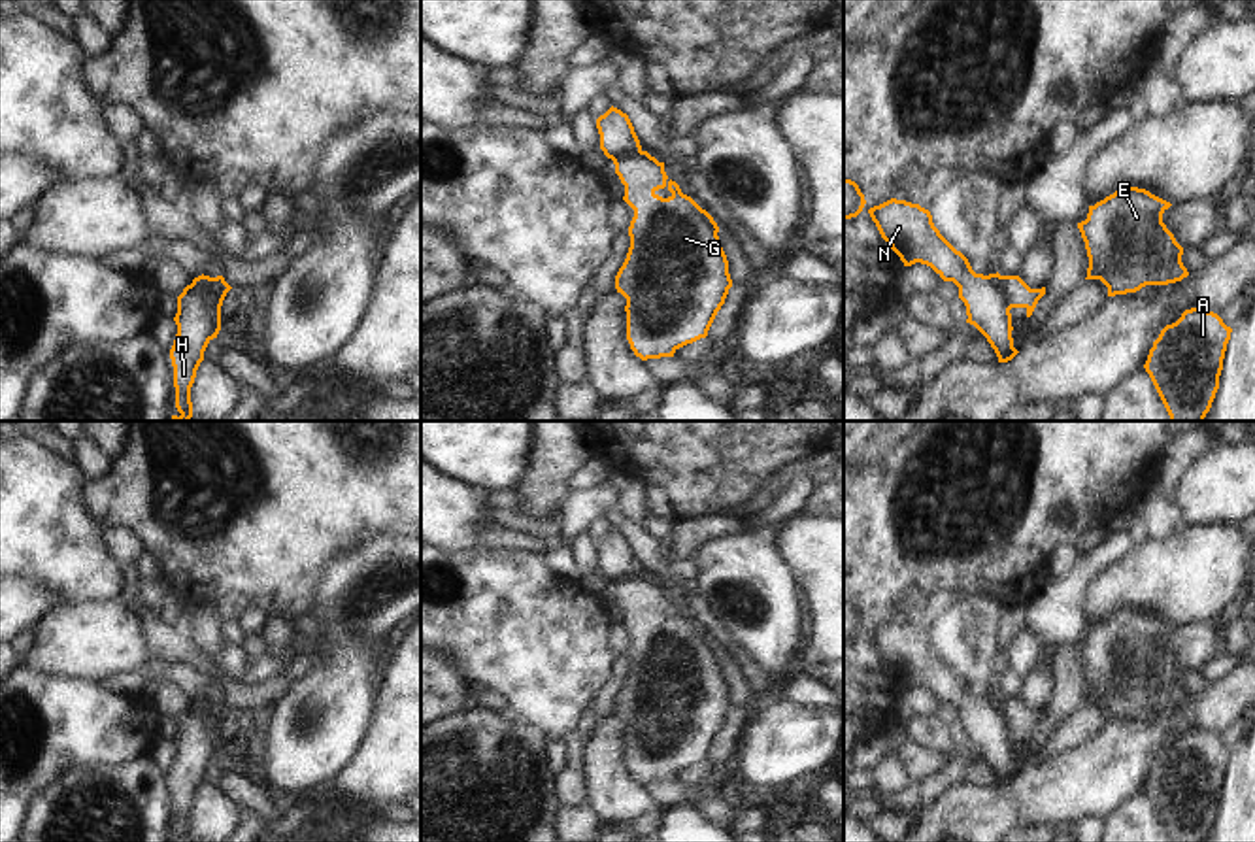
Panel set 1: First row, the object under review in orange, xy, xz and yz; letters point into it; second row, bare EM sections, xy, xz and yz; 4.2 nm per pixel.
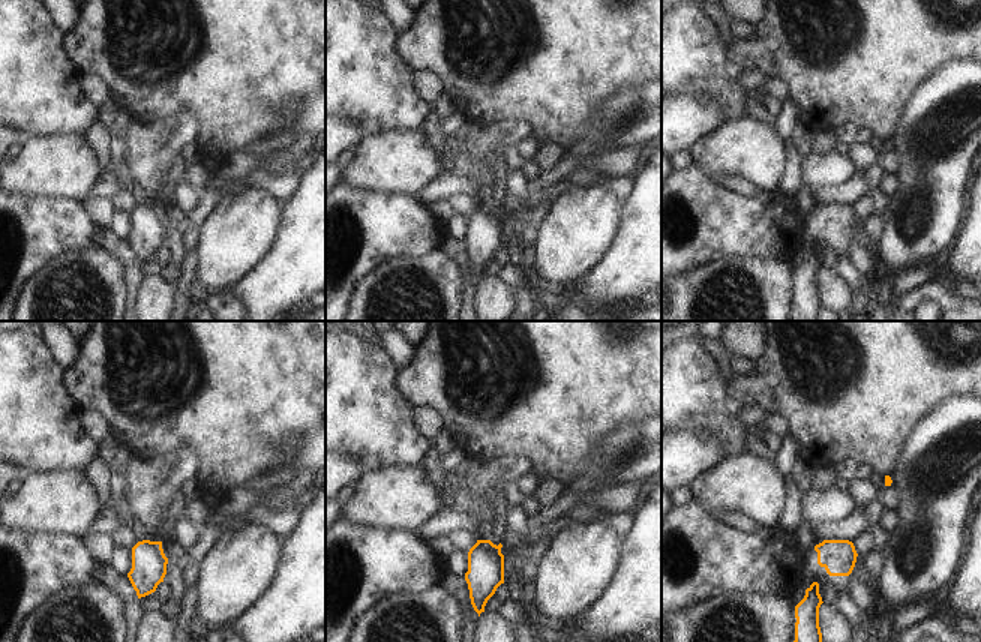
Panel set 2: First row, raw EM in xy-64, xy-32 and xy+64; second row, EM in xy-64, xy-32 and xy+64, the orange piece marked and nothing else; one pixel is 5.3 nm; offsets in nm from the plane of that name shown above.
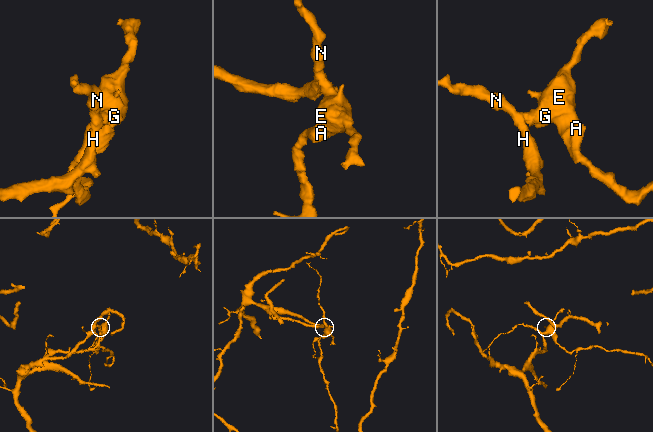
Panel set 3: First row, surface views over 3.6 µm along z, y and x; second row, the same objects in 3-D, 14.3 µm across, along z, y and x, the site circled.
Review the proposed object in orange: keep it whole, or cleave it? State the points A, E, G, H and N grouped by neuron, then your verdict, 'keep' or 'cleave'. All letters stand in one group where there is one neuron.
groups A E G / H N; cleave

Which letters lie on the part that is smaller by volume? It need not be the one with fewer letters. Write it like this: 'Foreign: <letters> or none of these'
Foreign: A, E, G

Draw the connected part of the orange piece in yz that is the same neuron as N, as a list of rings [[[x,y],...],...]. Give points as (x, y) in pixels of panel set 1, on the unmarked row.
[[[891,621],[870,631],[868,636],[904,689],[927,687],[944,704],[959,710],[959,721],[966,729],[966,746],[987,761],[998,785],[1008,785],[1019,776],[1013,770],[1012,736],[998,695],[976,697],[968,682],[934,649],[930,634],[919,627]]]

